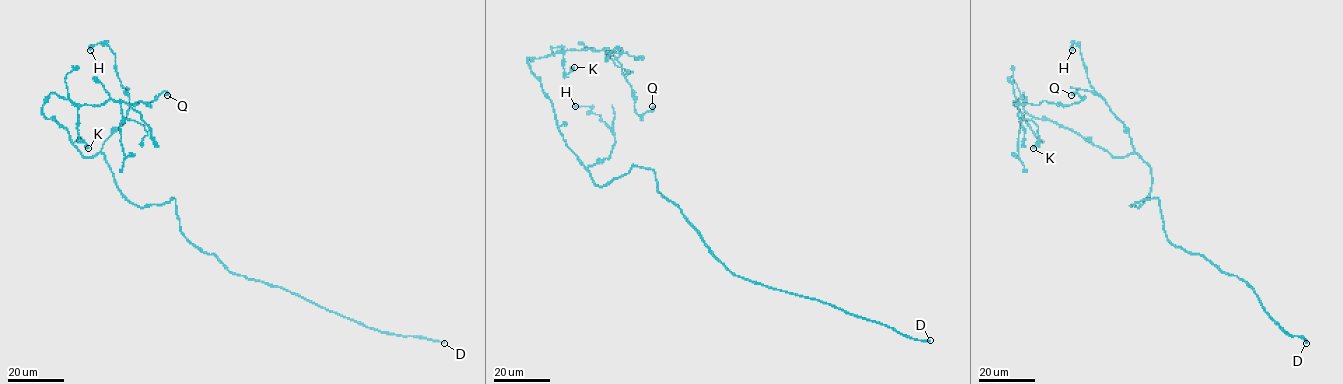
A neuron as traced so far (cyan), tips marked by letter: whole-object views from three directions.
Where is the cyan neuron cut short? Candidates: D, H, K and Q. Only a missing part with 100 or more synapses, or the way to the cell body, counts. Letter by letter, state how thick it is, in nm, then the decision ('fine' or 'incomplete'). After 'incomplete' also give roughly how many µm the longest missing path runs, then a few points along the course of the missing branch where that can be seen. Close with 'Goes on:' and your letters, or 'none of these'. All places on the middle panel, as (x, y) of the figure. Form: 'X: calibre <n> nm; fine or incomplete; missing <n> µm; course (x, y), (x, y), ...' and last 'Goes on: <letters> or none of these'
D: calibre 280 nm; incomplete; missing 160 µm
H: calibre 650 nm; fine
K: calibre 380 nm; fine
Q: calibre 550 nm; fine
Goes on: D

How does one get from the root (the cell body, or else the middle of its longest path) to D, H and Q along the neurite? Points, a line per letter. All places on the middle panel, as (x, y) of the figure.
D: (630, 170), (651, 169), (658, 190), (736, 275), (930, 340)
H: (630, 170), (607, 185), (599, 186), (594, 183), (588, 167), (609, 157), (615, 135), (589, 106), (575, 106)
Q: (630, 170), (594, 183), (527, 59), (610, 51), (635, 112), (652, 106)

